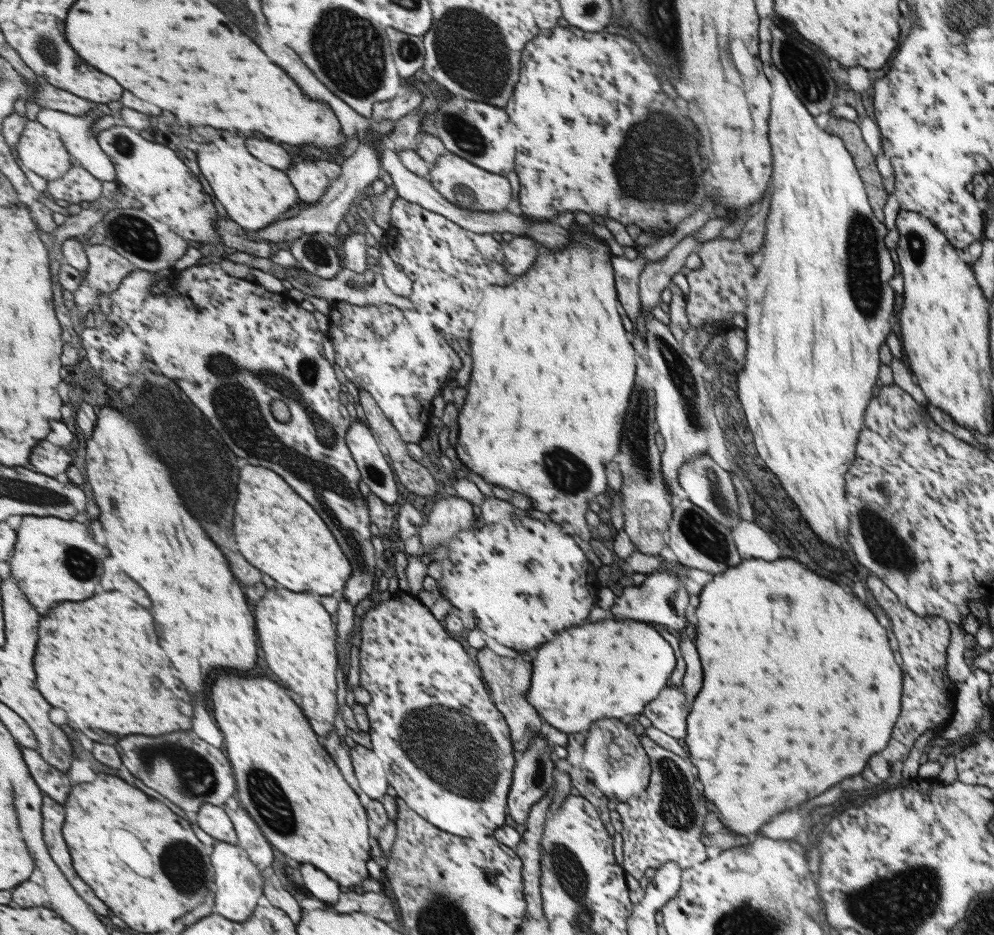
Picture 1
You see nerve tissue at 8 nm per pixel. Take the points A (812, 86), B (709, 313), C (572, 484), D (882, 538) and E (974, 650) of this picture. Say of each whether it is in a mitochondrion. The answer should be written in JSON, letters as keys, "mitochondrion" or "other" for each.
{"A":"mitochondrion","B":"other","C":"mitochondrion","D":"mitochondrion","E":"other"}

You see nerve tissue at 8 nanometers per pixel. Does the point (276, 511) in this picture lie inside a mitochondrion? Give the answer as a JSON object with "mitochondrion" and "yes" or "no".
{"mitochondrion":"no"}

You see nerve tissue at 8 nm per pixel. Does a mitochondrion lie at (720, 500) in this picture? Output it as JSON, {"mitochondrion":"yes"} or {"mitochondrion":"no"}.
{"mitochondrion":"yes"}

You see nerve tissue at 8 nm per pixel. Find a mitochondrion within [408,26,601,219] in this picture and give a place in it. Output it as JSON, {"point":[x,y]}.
{"point":[465,134]}

